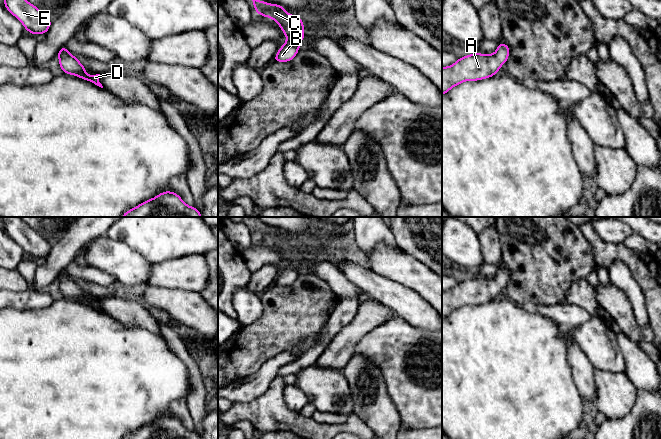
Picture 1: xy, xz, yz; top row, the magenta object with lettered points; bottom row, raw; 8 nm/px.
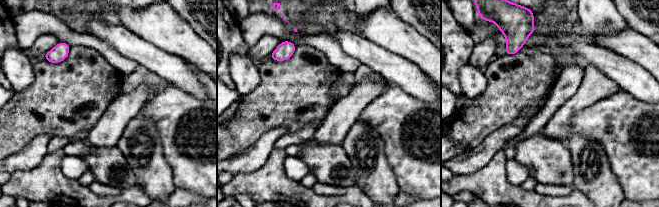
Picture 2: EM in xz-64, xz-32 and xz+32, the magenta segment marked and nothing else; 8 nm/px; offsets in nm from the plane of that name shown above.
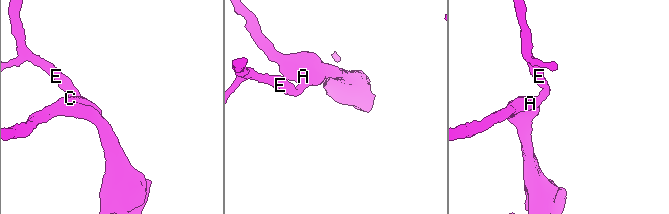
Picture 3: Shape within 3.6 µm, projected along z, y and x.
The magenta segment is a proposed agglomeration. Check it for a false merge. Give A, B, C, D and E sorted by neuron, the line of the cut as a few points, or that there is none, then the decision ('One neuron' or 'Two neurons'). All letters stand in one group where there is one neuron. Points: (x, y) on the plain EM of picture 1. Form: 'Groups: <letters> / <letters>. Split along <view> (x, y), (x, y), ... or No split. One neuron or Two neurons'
Groups: A B C D E. No split. One neuron

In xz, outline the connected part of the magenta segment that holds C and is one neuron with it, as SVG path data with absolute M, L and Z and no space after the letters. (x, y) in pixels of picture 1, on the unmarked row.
M252 223L252 225L256 237L274 244L287 262L273 285L289 286L294 283L305 260L304 246L300 241L287 237L285 232L279 228L270 228L257 223Z

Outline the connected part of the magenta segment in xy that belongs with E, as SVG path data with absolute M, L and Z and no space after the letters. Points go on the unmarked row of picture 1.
M2 217L2 220L5 232L22 247L26 255L34 259L48 256L52 244L29 227L21 217Z

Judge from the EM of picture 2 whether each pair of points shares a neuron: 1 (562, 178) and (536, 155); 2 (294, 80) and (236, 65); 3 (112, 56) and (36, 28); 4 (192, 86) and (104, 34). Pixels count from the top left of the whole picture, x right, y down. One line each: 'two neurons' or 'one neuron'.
1: one neuron
2: two neurons
3: one neuron
4: one neuron

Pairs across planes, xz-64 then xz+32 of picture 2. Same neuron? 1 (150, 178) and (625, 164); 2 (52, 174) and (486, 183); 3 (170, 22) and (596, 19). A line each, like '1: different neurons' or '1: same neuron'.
1: different neurons
2: same neuron
3: different neurons

